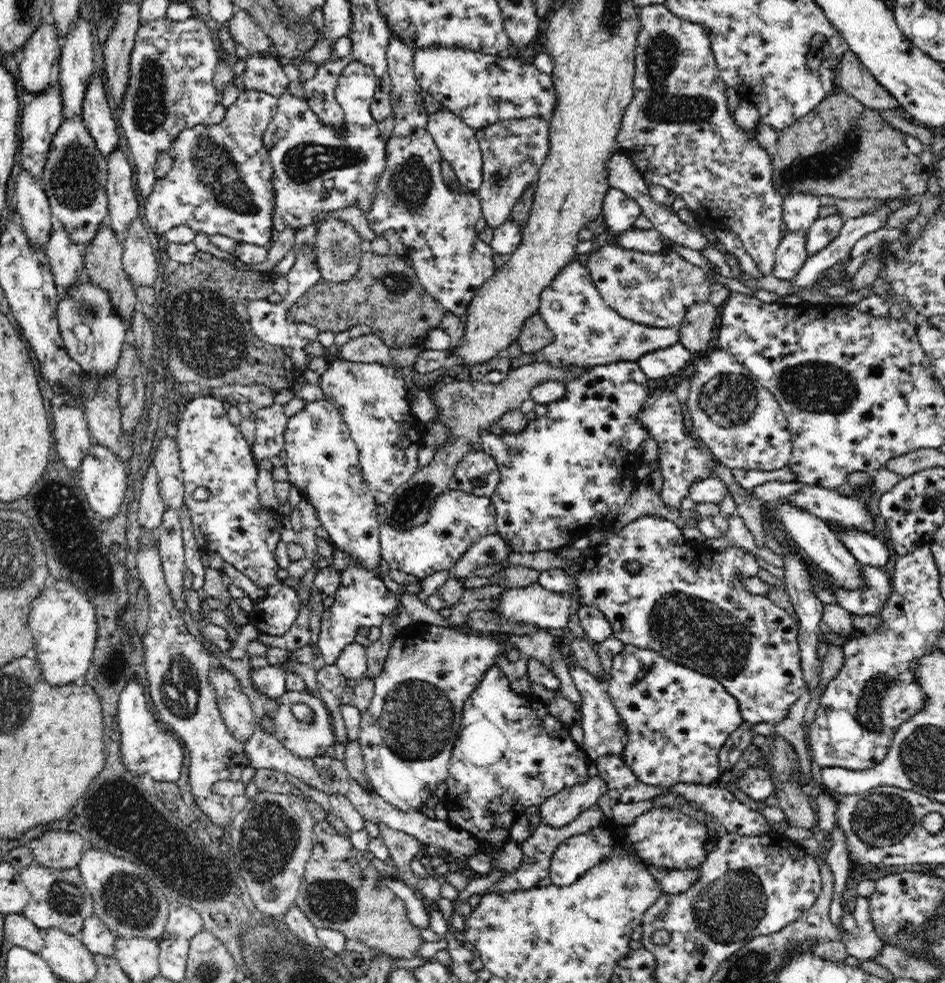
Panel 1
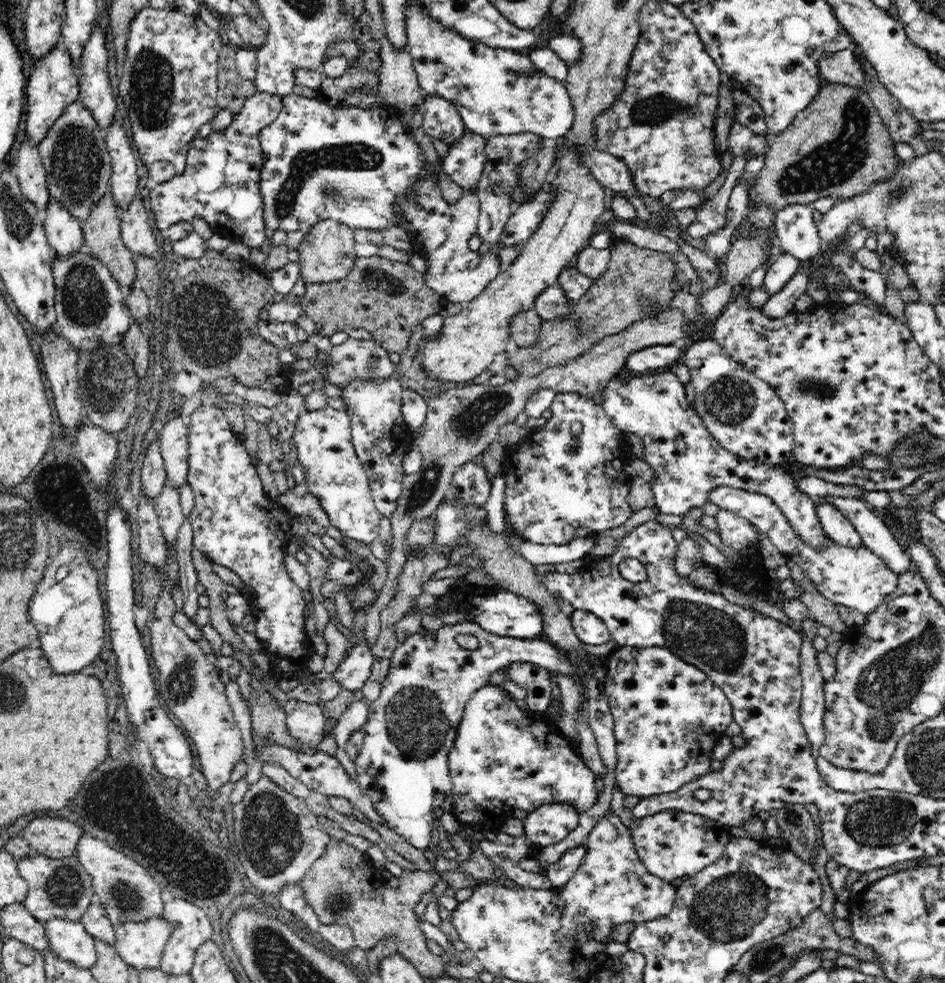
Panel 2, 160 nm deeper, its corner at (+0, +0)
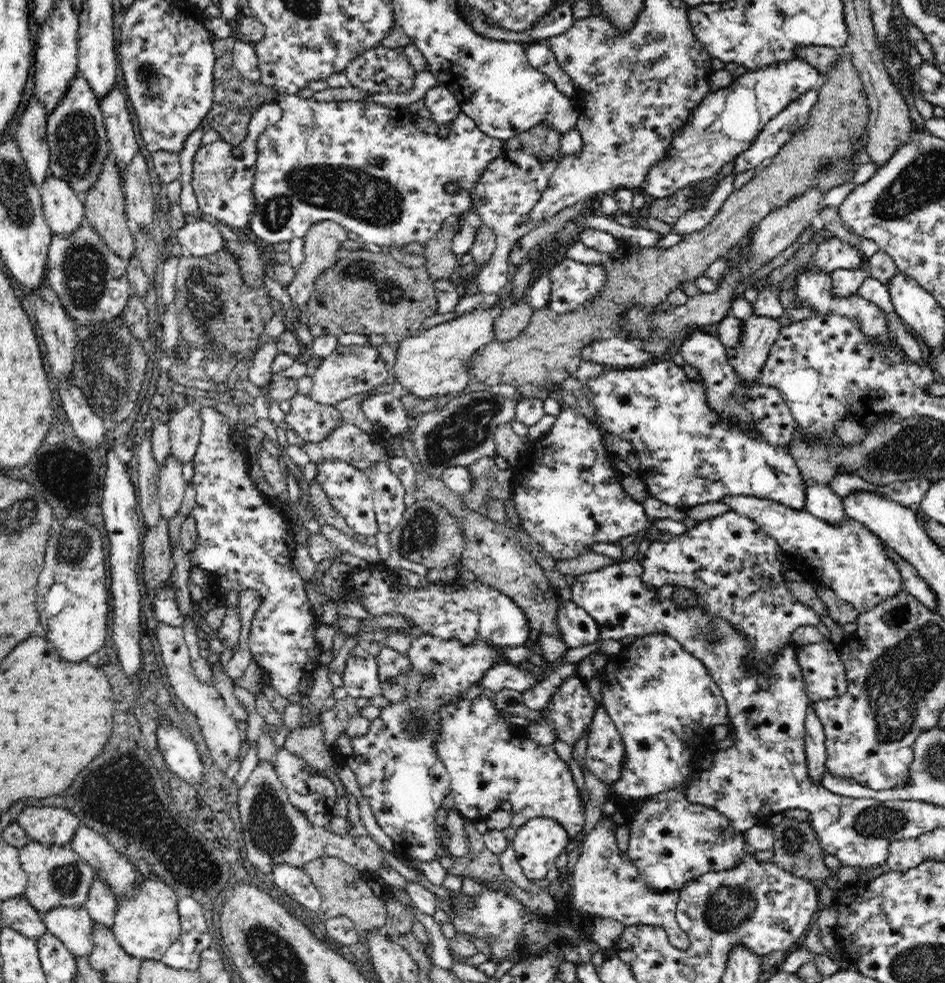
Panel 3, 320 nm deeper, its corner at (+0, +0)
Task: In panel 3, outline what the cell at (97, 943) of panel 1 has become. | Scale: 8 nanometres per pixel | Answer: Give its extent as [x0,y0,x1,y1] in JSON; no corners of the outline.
[85,878,118,929]

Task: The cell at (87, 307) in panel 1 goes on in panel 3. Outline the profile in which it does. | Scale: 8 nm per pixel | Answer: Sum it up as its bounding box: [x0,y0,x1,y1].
[46,220,131,325]

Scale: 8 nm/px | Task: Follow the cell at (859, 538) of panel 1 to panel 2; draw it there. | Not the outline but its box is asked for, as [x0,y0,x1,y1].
[815,503,863,547]

